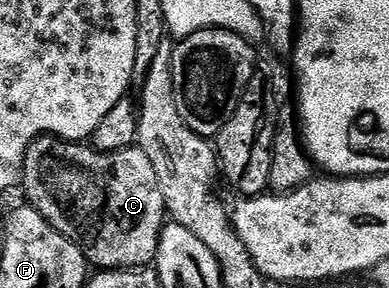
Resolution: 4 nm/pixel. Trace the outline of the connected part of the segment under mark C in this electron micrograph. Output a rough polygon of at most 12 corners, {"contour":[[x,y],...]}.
{"contour":[[133,146],[26,150],[27,203],[100,270],[147,269],[166,209]]}

